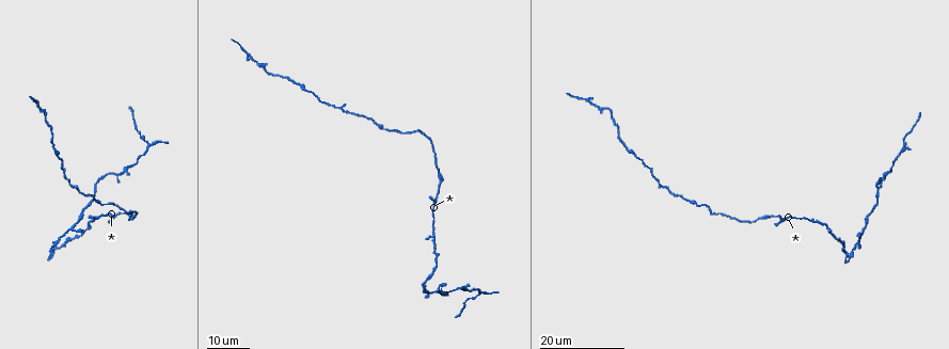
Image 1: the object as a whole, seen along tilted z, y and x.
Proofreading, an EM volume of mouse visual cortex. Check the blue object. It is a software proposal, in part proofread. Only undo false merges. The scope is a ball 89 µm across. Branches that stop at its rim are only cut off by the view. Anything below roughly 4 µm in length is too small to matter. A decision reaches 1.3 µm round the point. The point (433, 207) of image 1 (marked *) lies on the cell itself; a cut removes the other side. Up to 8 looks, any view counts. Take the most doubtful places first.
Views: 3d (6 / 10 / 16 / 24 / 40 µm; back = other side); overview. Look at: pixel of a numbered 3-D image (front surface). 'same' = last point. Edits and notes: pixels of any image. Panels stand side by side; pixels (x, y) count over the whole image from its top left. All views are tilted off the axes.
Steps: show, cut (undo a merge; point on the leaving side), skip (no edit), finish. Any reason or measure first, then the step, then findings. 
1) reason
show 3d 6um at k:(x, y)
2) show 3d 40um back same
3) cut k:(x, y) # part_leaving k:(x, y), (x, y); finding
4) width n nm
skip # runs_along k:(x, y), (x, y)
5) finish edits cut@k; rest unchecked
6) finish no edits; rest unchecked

thick turns thin
show 3d 16um at 1:(432, 235)

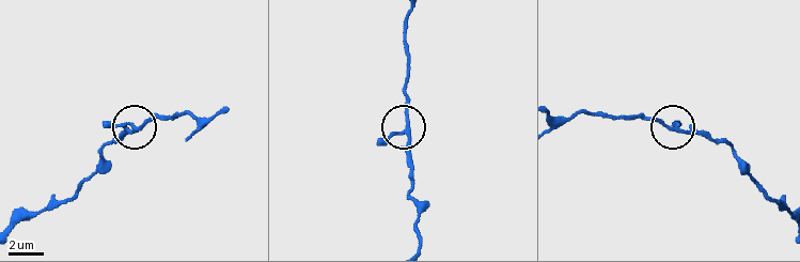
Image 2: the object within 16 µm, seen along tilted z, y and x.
show 3d 6um at 2:(678, 130)

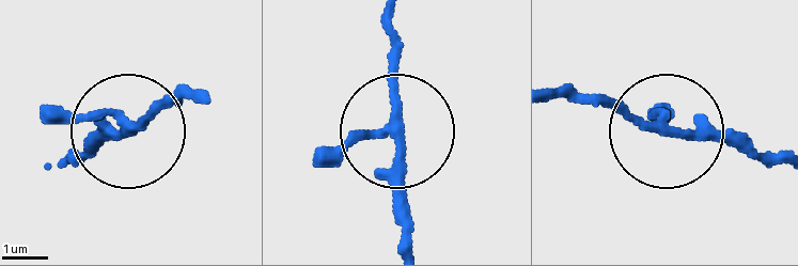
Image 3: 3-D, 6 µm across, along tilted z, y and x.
arms 3
skip # continuous, no second cell

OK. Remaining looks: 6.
sudden change in width
show 3d 16um at 1:(247, 53)

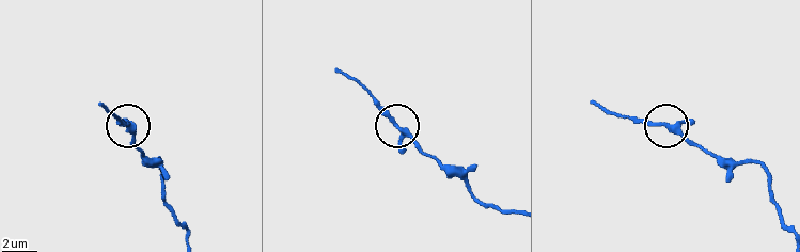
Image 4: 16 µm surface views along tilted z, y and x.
show 3d 6um at 4:(659, 123)

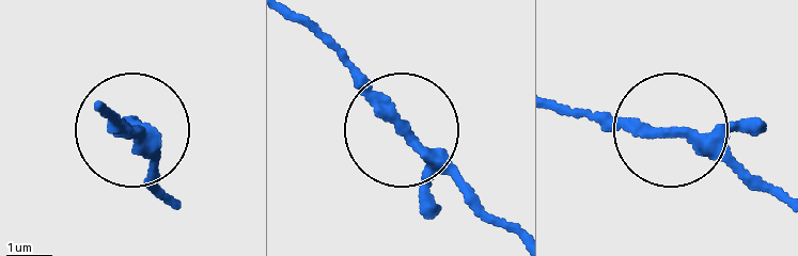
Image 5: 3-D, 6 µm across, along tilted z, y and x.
show 3d 6um back at 5:(404, 129)

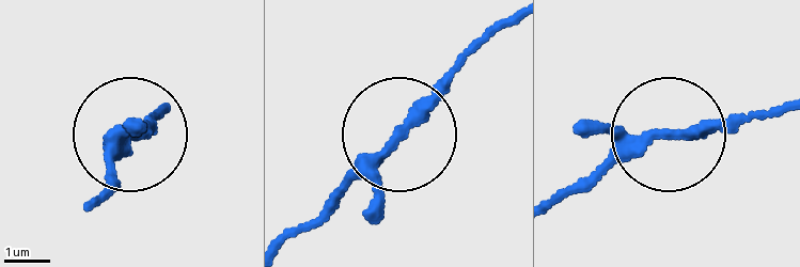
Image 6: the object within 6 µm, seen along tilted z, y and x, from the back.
width 230 nm
skip # runs_along 6:(558, 204), (659, 139), (771, 115); continuous, no second cell

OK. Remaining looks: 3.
thin arm on a thick one
show 3d 16um at 1:(83, 213)

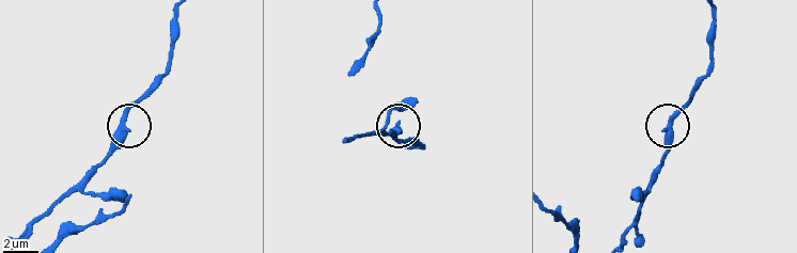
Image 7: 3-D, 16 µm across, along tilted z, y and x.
show 3d 6um at 7:(673, 115)

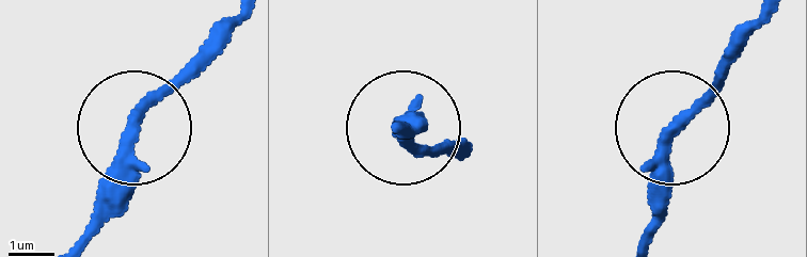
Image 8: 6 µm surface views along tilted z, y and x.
width 230 nm
skip # runs_along 8:(392, 128), (446, 155); all the same cell

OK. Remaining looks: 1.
finish no edits; rest unchecked

